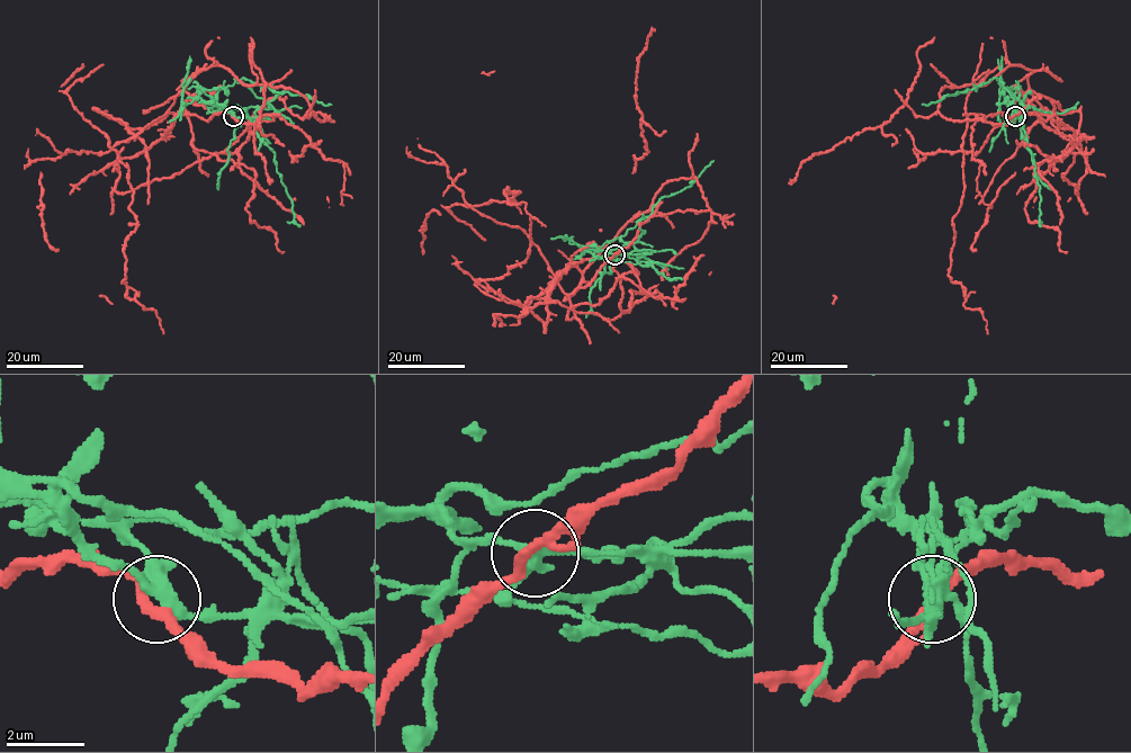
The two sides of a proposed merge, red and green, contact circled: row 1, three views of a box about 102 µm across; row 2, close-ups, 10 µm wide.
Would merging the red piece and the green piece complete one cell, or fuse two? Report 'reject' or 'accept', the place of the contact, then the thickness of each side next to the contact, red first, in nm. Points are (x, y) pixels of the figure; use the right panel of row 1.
reject; place (1015, 116); calibres 280 and 280 nm

